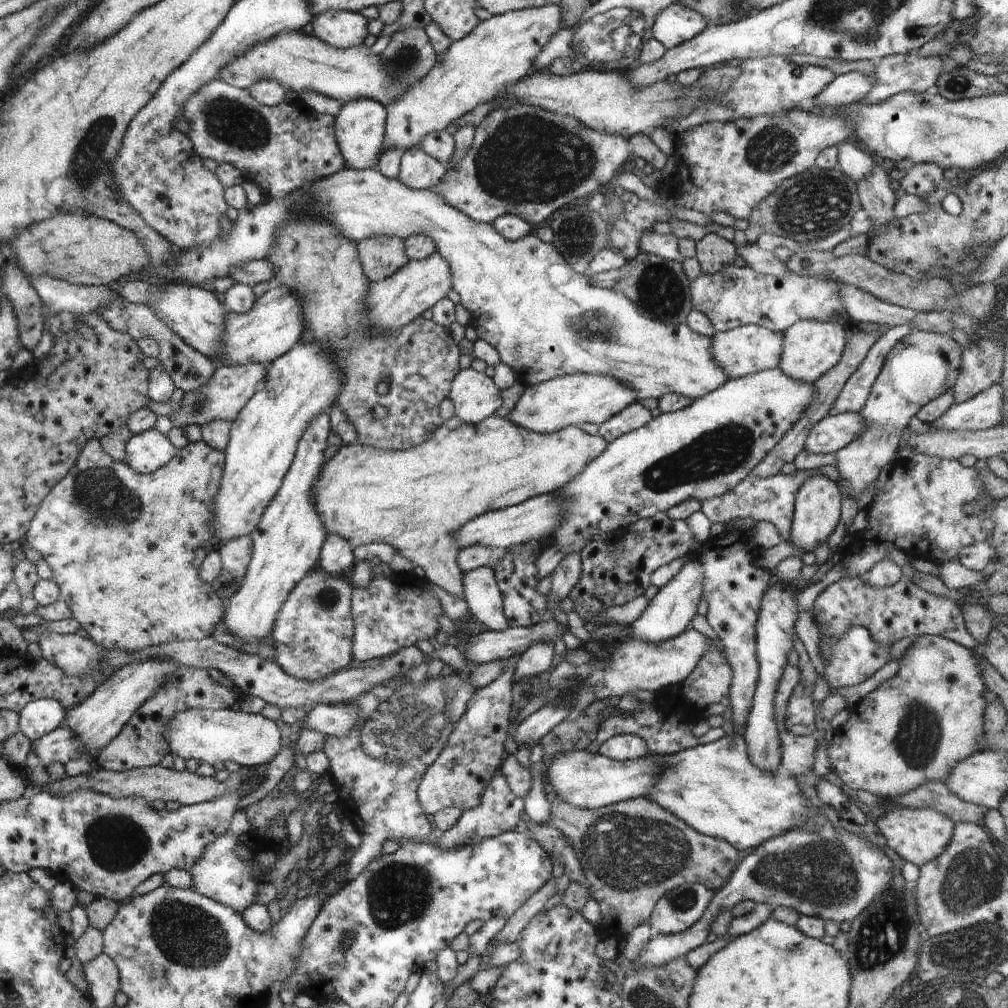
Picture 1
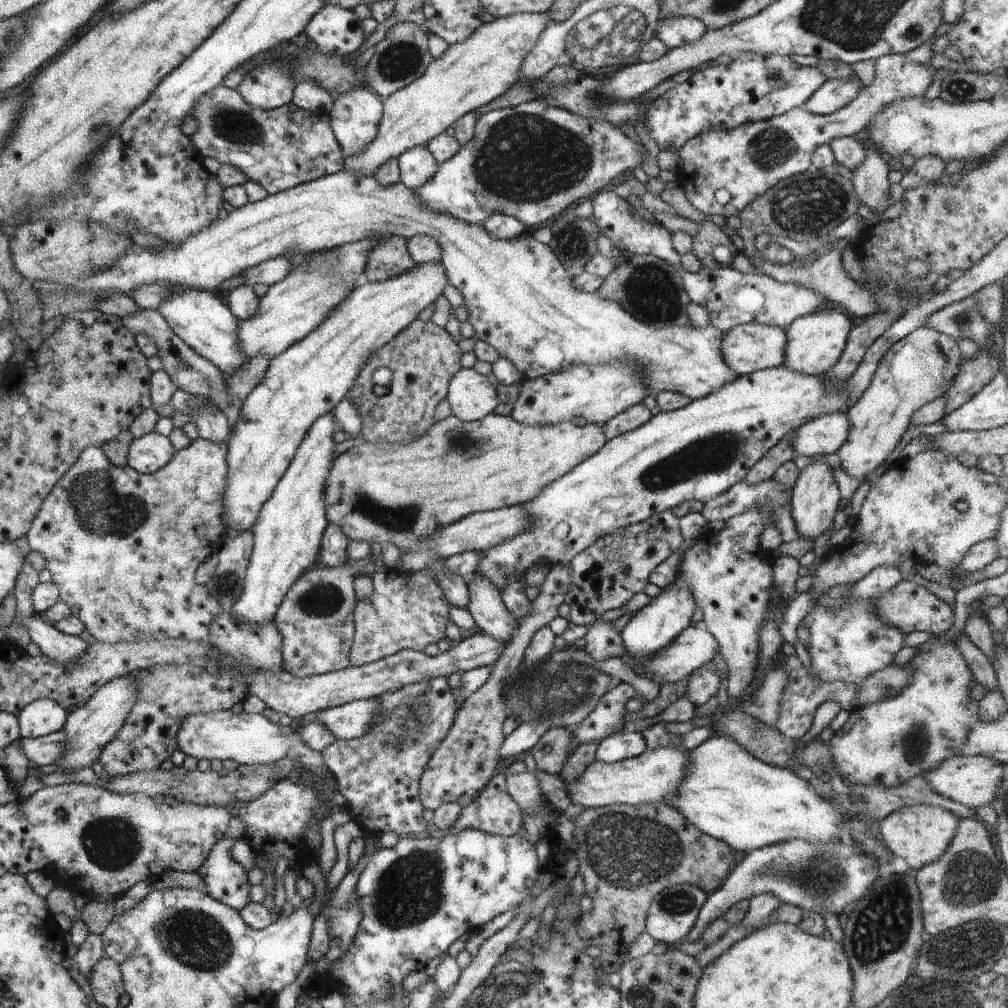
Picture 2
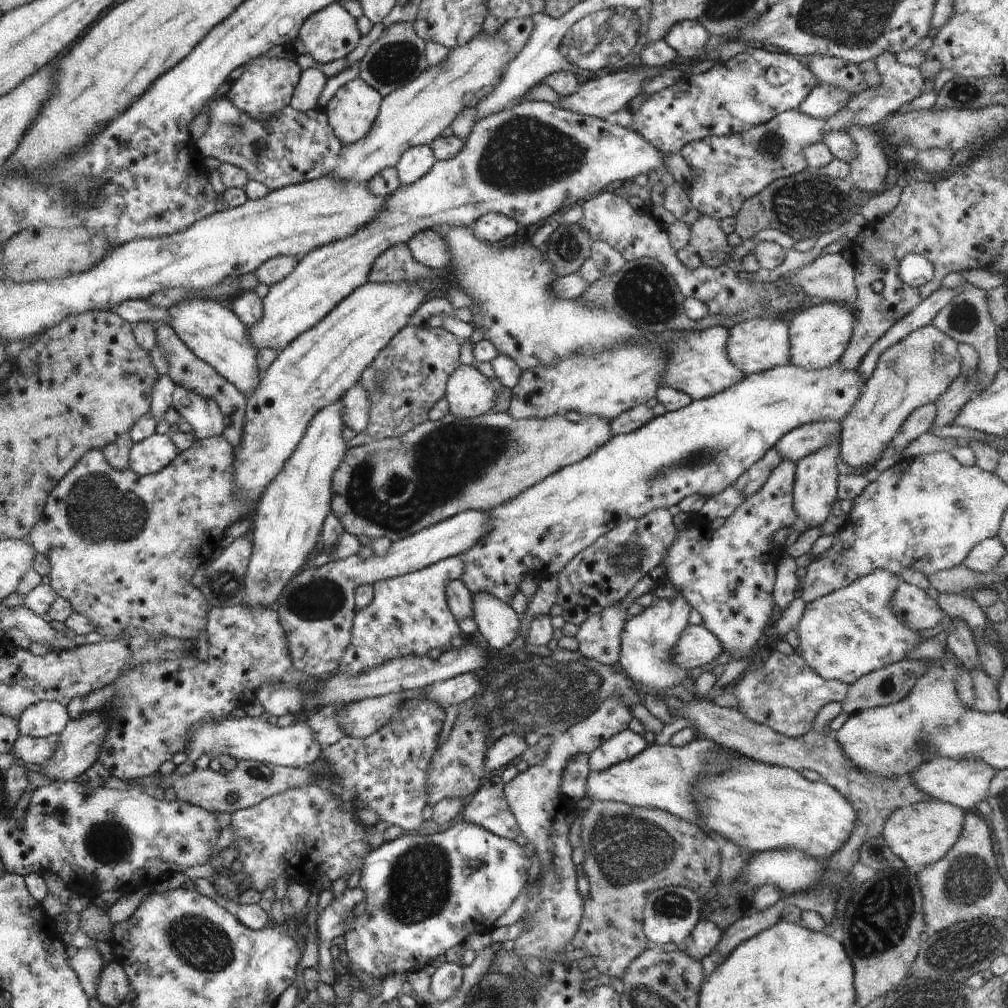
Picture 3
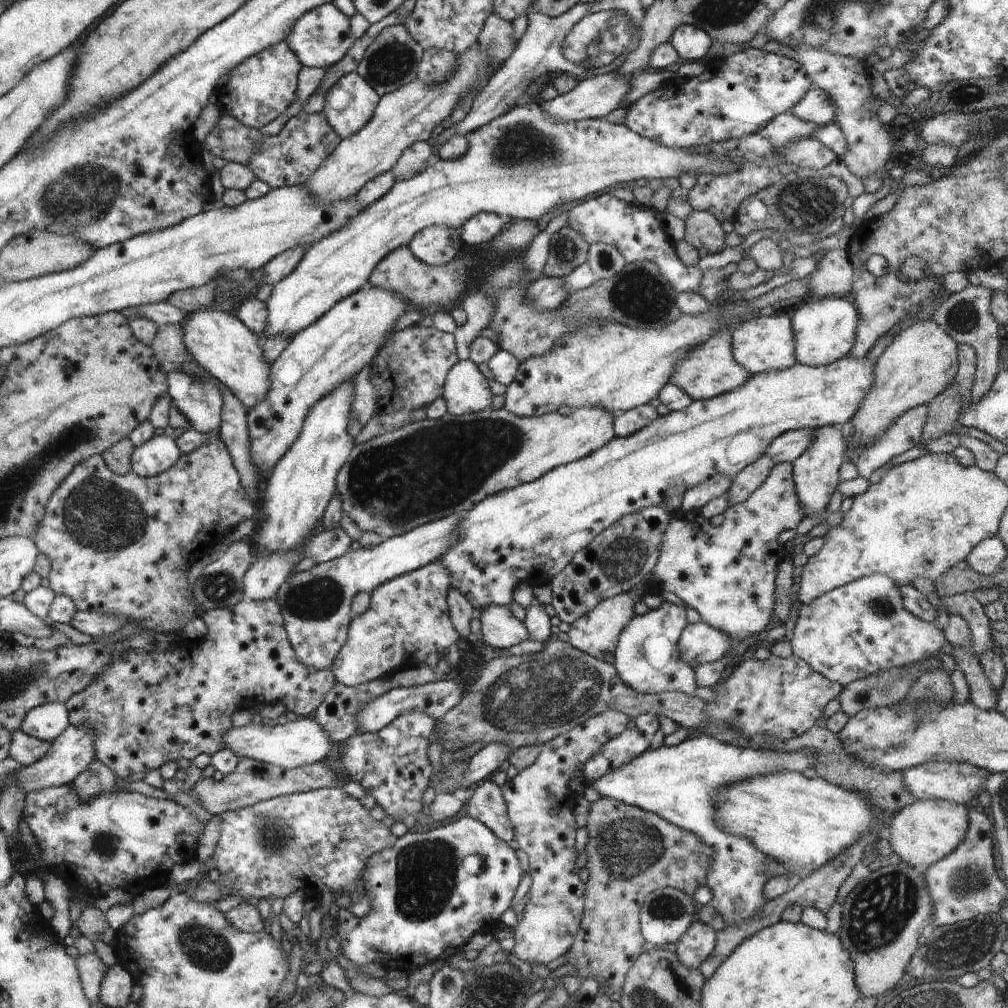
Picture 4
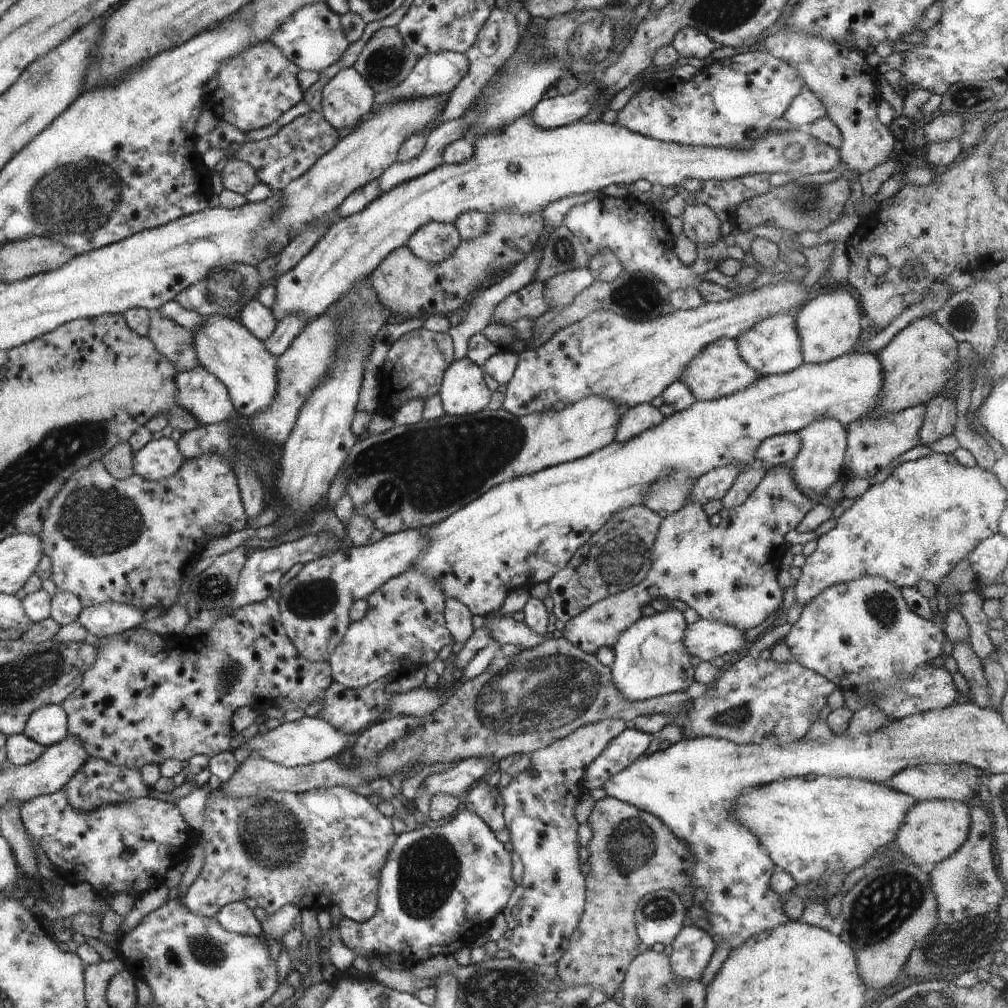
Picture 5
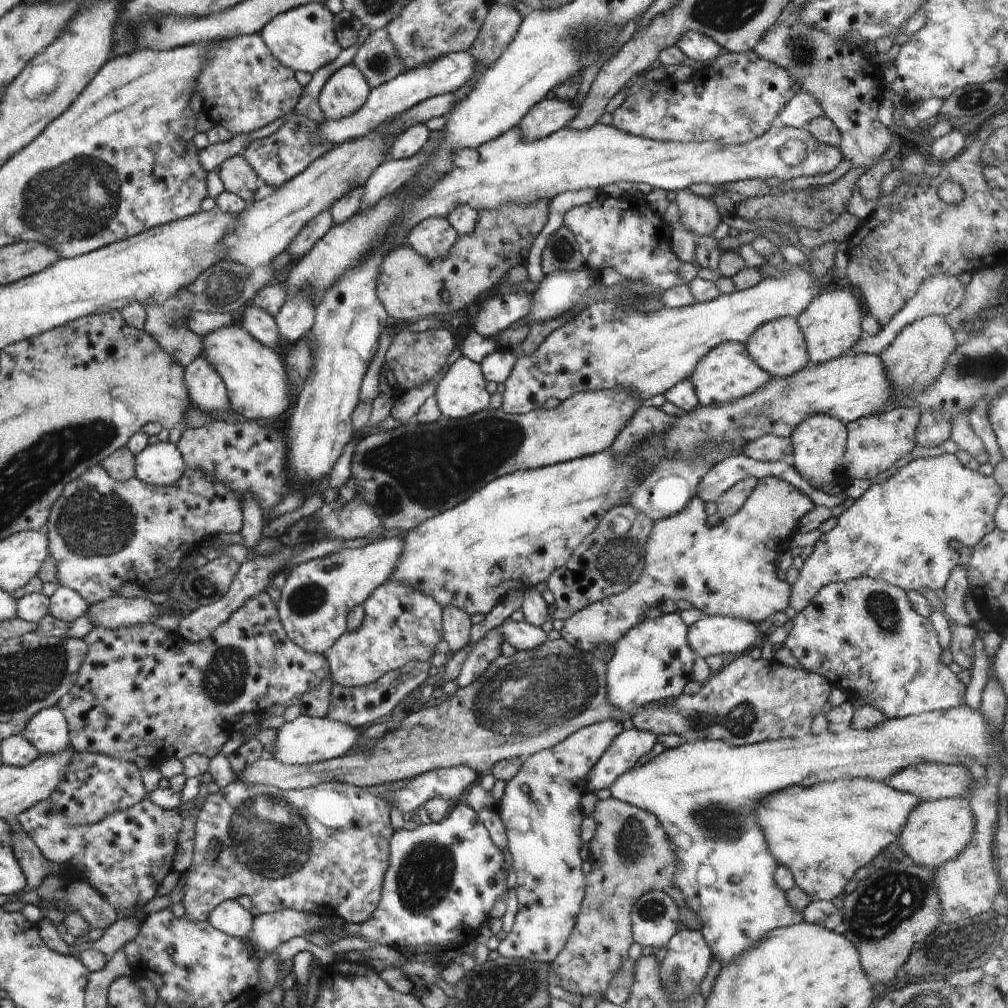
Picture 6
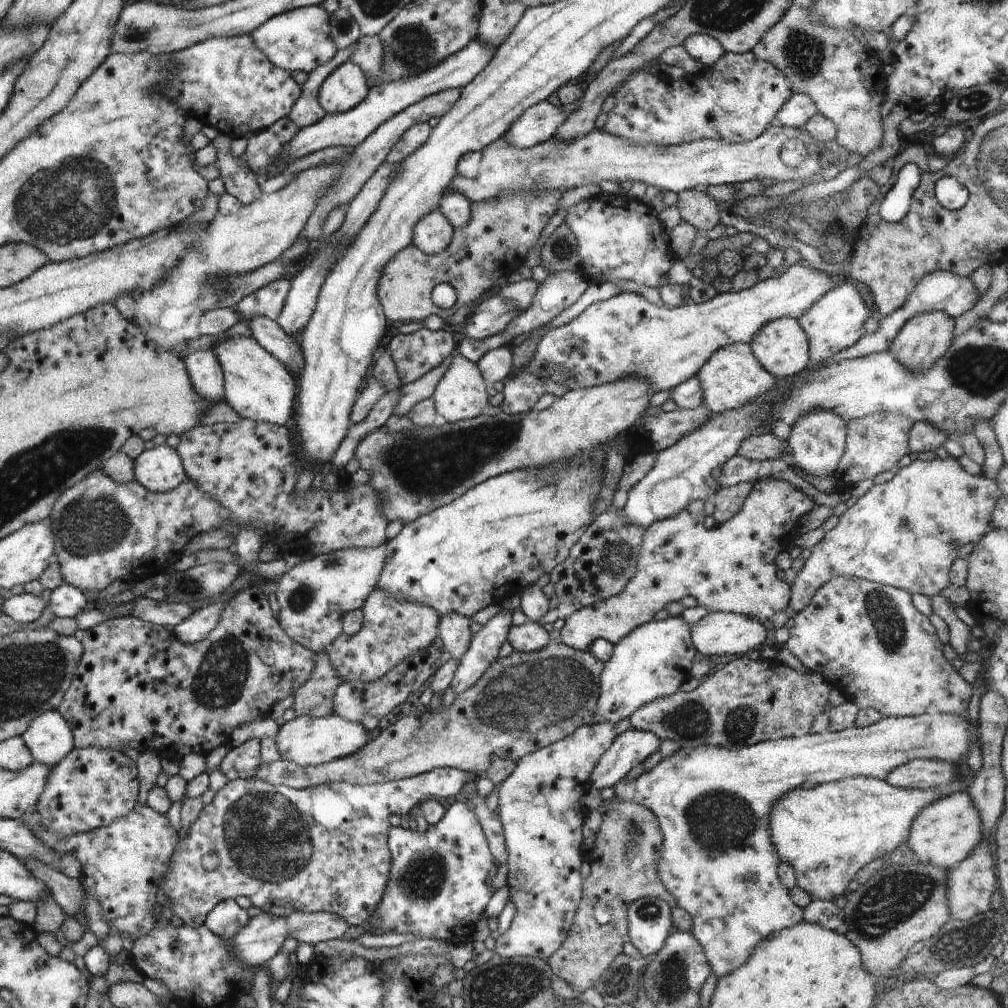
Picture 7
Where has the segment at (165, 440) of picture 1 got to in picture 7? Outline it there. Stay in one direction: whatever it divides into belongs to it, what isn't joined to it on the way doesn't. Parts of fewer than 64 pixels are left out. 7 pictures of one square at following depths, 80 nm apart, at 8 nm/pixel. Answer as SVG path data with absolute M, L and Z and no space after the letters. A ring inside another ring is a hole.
M167 444L144 449L134 460L135 480L149 491L172 491L187 480L183 459Z

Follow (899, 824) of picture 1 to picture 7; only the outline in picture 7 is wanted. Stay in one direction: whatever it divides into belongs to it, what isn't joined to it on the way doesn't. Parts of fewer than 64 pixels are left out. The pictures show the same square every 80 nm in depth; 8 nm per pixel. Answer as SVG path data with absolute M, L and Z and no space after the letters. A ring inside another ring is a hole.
M958 790L936 799L916 815L910 825L904 848L916 854L920 863L934 865L947 871L961 863L982 839L984 834L980 813L972 797Z

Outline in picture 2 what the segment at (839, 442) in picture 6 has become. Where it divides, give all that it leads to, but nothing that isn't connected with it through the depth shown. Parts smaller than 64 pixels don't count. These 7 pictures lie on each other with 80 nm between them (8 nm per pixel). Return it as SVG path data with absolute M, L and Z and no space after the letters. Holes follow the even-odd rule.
M825 460L812 463L800 472L791 488L791 515L799 534L814 541L818 536L822 536L829 526L833 526L841 496L833 470Z

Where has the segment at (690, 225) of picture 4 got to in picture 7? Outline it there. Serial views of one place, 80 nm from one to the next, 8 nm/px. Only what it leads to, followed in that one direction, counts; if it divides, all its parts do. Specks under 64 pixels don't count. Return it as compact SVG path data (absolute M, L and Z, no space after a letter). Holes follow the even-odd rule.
M686 189L679 192L676 206L682 221L694 226L699 233L712 230L719 224L721 206L704 189Z

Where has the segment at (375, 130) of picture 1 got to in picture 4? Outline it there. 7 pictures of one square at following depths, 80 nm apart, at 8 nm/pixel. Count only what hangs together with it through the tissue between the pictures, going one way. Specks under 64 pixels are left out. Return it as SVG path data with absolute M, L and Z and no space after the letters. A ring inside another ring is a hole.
M356 71L345 74L327 90L324 114L341 139L349 139L368 124L379 94Z

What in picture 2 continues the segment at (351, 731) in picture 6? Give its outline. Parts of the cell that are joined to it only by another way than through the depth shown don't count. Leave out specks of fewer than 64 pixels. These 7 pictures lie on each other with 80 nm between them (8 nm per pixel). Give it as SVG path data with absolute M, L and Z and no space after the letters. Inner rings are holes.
M230 710L211 712L211 713L198 713L195 715L187 716L183 720L182 726L179 728L178 732L178 745L179 750L184 752L185 756L191 756L197 761L200 759L234 761L239 765L255 765L256 763L274 765L275 762L282 758L290 758L295 764L300 764L303 766L322 766L323 764L323 754L320 751L312 750L308 748L308 745L303 743L303 740L299 737L299 732L297 727L299 724L295 725L296 728L289 736L282 735L280 731L280 726L273 723L269 718L266 718L262 713L245 713L244 711L240 713L234 713Z

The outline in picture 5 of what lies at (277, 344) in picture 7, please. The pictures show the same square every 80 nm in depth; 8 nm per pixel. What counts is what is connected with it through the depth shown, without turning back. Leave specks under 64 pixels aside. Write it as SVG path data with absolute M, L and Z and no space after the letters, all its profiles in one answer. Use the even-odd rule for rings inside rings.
M257 298L246 303L239 316L241 323L262 342L274 332L277 322L273 312L266 308Z

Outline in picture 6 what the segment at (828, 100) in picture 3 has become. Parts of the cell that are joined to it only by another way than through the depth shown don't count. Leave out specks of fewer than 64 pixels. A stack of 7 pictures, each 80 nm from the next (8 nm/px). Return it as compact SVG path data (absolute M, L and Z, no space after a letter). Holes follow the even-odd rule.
M797 89L797 93L780 110L776 123L802 129L813 118L822 115L822 107L814 95Z

